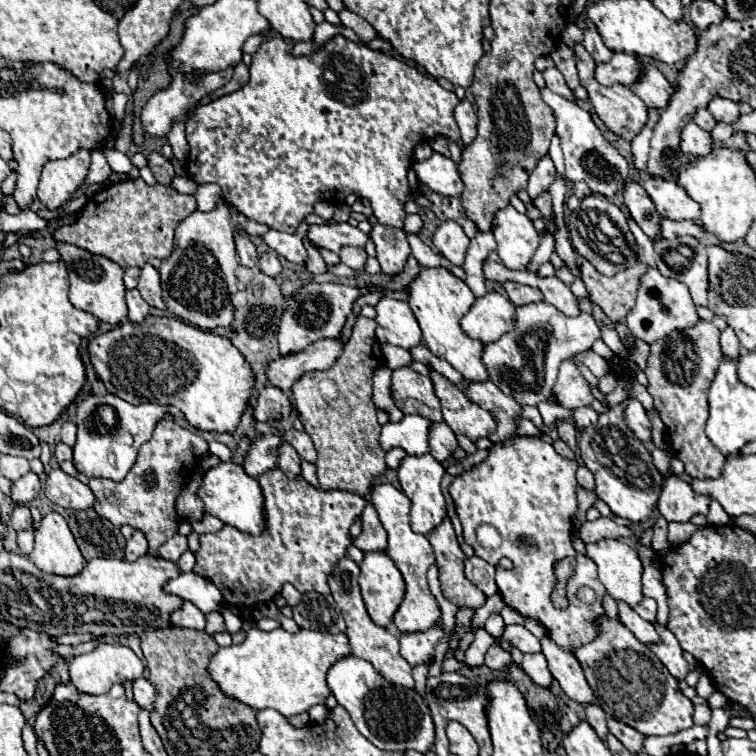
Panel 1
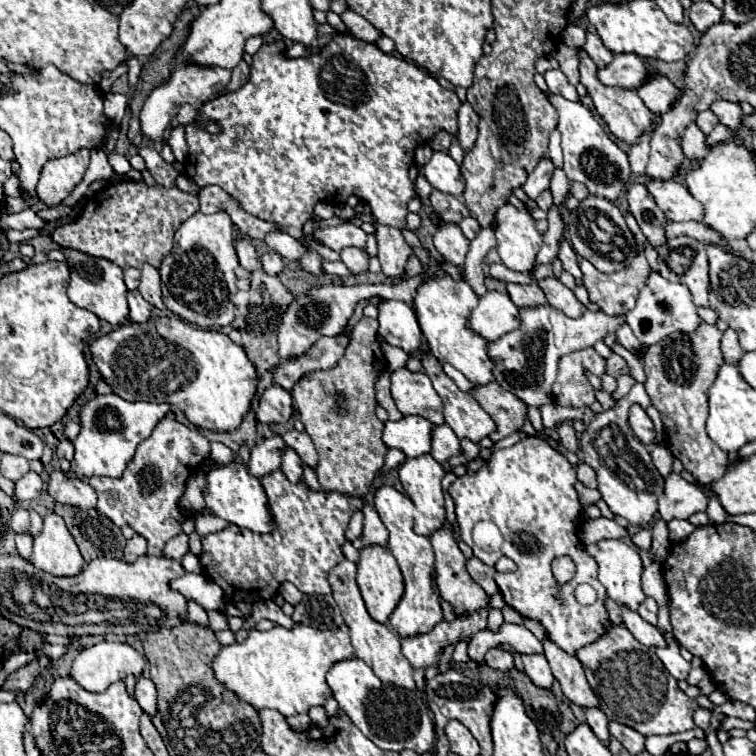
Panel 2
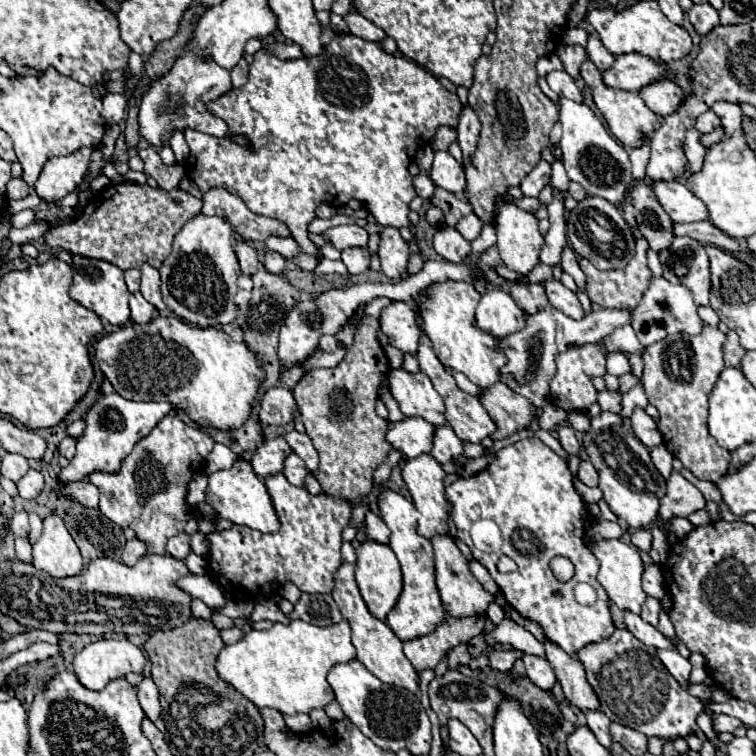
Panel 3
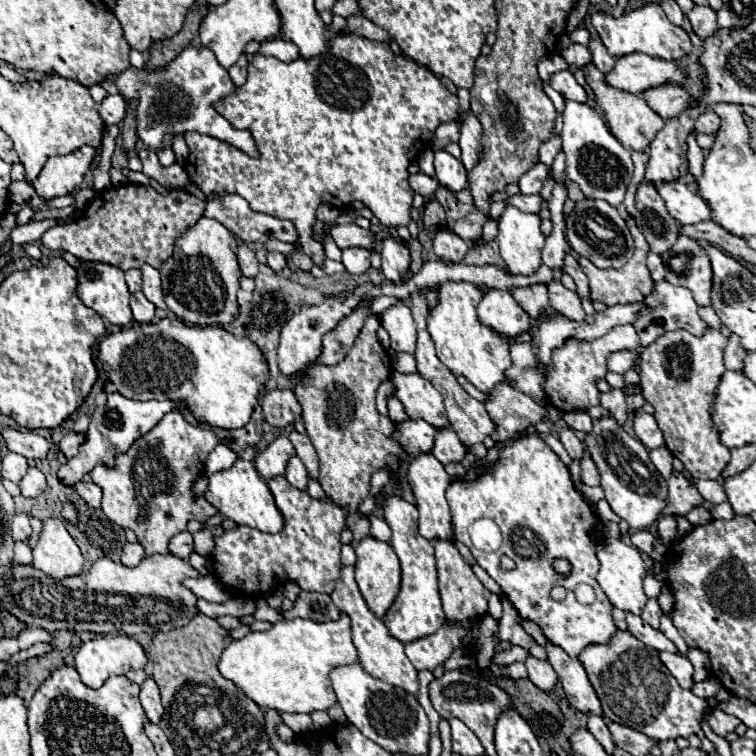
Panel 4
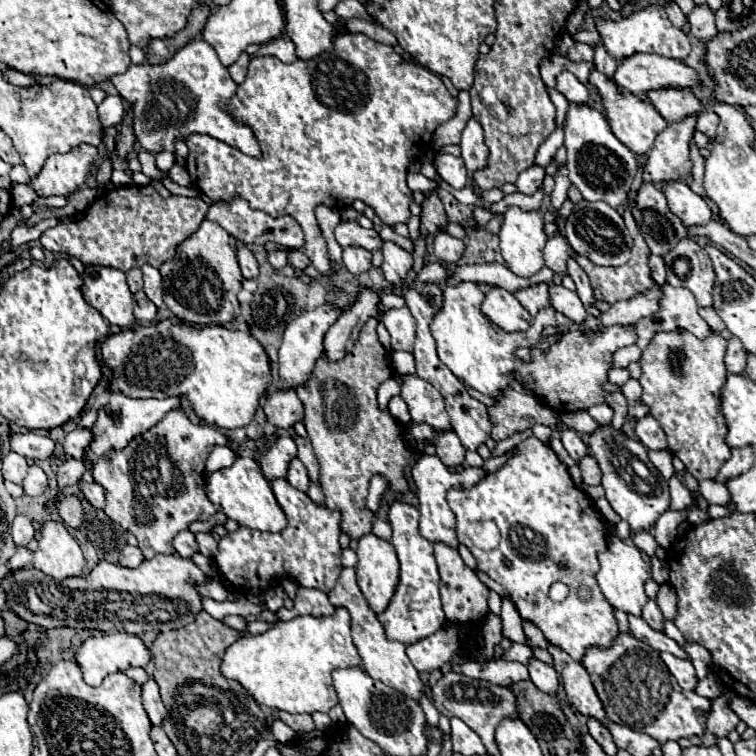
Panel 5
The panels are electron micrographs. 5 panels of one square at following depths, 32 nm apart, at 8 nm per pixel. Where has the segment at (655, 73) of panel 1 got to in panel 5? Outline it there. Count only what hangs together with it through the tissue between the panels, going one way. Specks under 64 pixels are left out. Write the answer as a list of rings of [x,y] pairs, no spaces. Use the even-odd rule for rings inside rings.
[[[680,88],[654,90],[646,96],[666,122],[680,122],[686,116],[700,116],[704,112],[704,104],[692,92],[682,92]]]

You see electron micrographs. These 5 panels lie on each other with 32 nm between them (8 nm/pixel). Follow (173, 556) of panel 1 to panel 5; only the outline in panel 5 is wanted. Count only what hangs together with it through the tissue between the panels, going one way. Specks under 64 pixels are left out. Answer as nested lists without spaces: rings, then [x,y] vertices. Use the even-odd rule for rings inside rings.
[[[184,530],[180,534],[174,536],[174,550],[180,556],[190,558],[194,552],[198,552],[198,544],[196,544],[196,536],[190,530]]]

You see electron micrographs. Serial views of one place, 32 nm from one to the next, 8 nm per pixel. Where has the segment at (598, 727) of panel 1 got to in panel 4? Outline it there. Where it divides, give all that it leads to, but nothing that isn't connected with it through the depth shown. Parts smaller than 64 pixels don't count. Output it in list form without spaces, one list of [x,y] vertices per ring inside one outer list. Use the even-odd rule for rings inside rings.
[[[588,714],[588,730],[592,732],[592,736],[602,744],[602,748],[612,754],[614,752],[614,742],[612,742],[612,736],[610,736],[610,730],[608,730],[608,720],[604,716],[594,716],[594,714]]]

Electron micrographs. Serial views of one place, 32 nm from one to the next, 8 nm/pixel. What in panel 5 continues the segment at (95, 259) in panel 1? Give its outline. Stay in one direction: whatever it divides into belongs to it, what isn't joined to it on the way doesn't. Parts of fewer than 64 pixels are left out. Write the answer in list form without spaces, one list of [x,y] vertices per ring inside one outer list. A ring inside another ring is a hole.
[[[86,266],[82,278],[86,282],[86,288],[82,288],[86,302],[92,304],[110,324],[130,328],[136,322],[134,296],[124,272],[104,266]]]

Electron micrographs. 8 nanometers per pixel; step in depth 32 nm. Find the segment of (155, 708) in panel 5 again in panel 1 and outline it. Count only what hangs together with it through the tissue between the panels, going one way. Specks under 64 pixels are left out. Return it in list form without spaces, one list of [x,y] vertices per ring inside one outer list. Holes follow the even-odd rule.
[[[146,678],[134,680],[134,700],[138,702],[140,708],[146,708],[148,712],[152,712],[152,708],[154,708],[154,684],[148,682]]]

